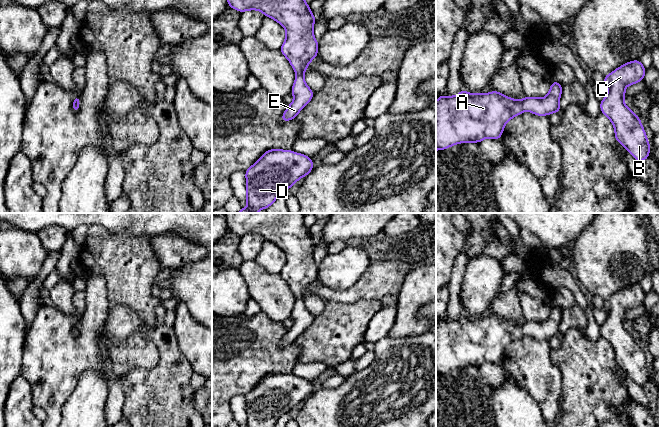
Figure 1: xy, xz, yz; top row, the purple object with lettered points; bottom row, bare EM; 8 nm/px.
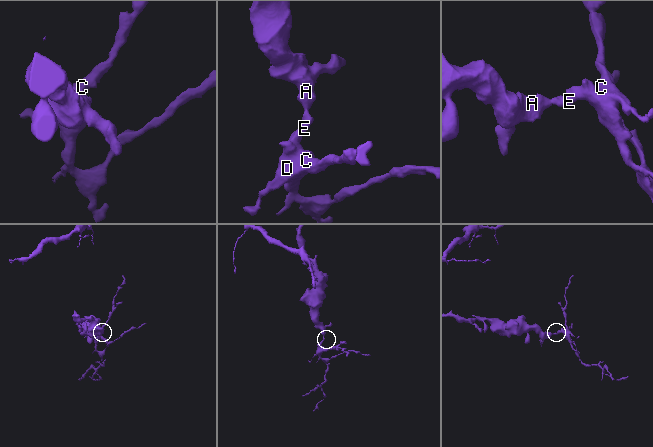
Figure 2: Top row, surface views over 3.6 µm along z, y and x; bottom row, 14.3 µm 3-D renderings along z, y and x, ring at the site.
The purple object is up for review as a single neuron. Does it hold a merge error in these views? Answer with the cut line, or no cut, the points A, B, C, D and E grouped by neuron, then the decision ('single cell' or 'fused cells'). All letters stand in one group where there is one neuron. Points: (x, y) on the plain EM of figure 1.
cut none; groups A B C D E; single cell

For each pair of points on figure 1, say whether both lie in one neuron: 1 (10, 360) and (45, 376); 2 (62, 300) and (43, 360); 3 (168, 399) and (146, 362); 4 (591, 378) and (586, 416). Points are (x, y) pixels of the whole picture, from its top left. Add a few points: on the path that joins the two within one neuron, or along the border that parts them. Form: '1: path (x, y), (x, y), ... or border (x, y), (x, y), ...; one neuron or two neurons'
1: border (23, 343), (21, 375); two neurons
2: border (50, 303), (70, 316); two neurons
3: border (157, 346), (153, 367), (127, 372); two neurons
4: path (586, 387), (586, 407); one neuron

